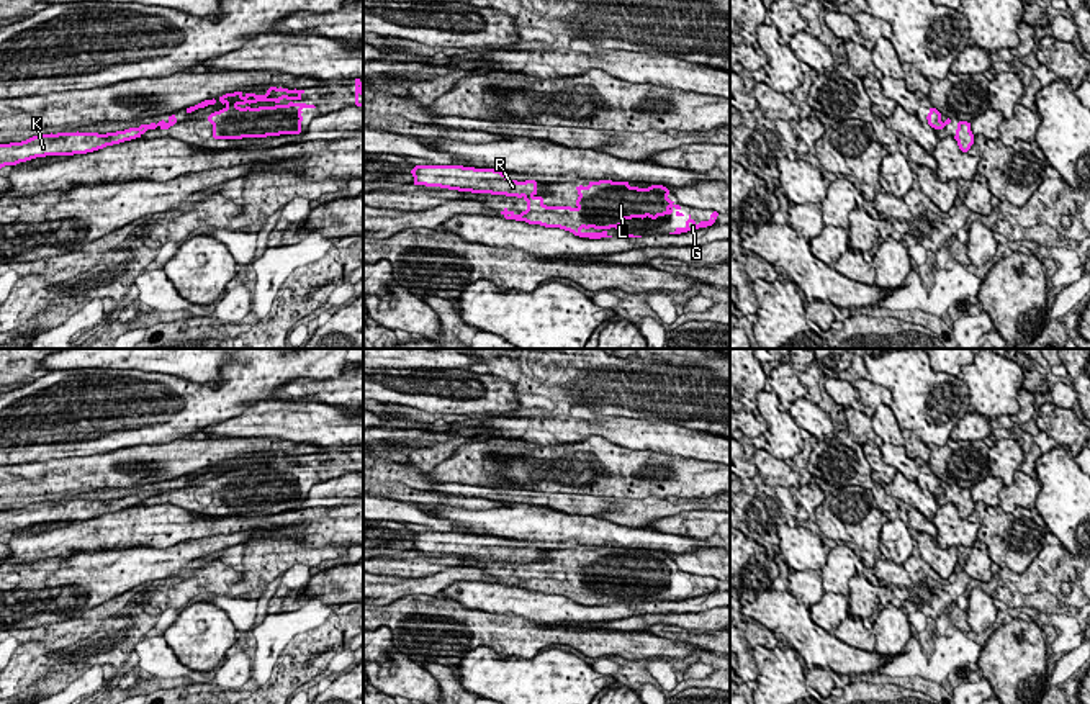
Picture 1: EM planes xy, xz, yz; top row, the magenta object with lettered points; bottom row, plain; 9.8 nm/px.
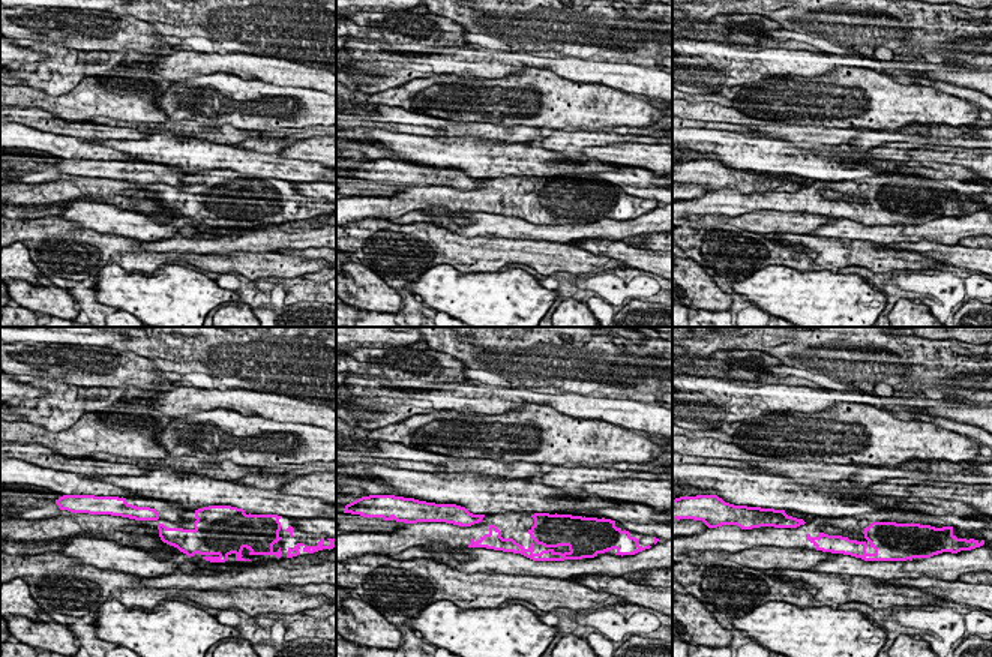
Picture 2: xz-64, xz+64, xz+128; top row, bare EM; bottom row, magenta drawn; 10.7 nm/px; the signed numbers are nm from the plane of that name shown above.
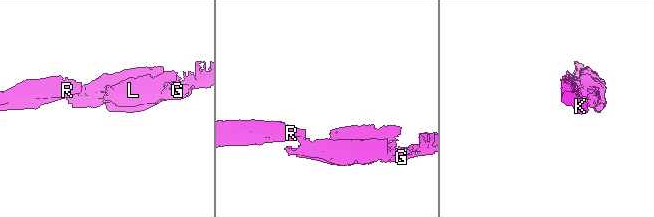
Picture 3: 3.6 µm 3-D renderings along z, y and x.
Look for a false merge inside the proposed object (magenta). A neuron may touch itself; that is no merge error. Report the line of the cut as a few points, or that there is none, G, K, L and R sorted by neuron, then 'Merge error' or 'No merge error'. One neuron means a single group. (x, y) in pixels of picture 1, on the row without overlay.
Split along xz (532, 562), (524, 564). Groups: G L / K R. Merge error

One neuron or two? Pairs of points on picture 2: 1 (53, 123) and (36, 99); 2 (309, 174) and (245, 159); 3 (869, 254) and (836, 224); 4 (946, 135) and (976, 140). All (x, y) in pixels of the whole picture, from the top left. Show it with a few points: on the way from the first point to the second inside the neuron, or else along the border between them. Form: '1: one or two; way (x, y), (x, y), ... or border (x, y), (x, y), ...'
1: two; border (15, 107), (38, 107), (57, 117), (77, 122)
2: one; way (293, 170), (261, 164)
3: two; border (818, 236), (863, 239), (886, 245)
4: one; way (953, 137), (968, 137)

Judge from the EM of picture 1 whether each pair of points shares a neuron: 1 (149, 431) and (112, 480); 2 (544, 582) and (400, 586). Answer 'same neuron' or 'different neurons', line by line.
1: different neurons
2: same neuron

